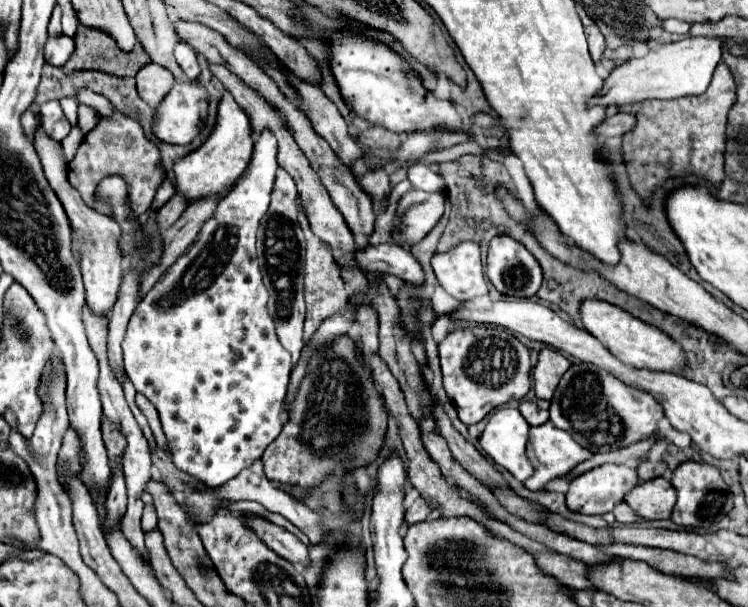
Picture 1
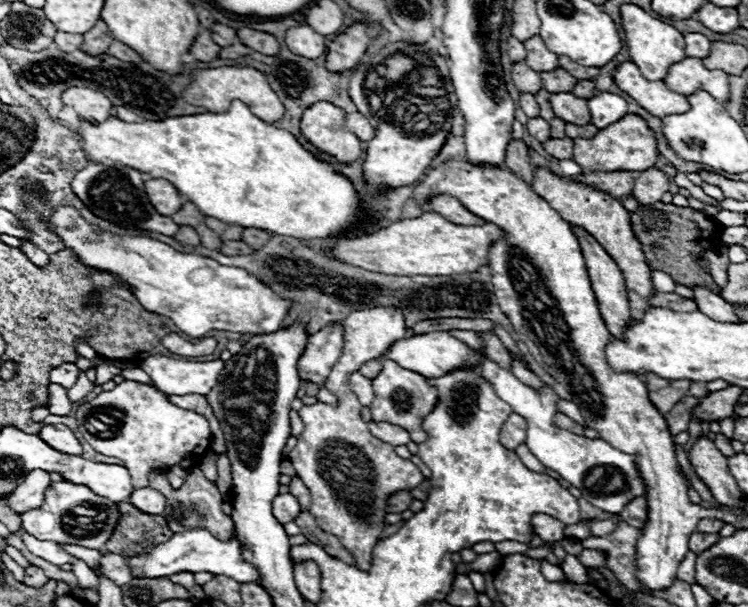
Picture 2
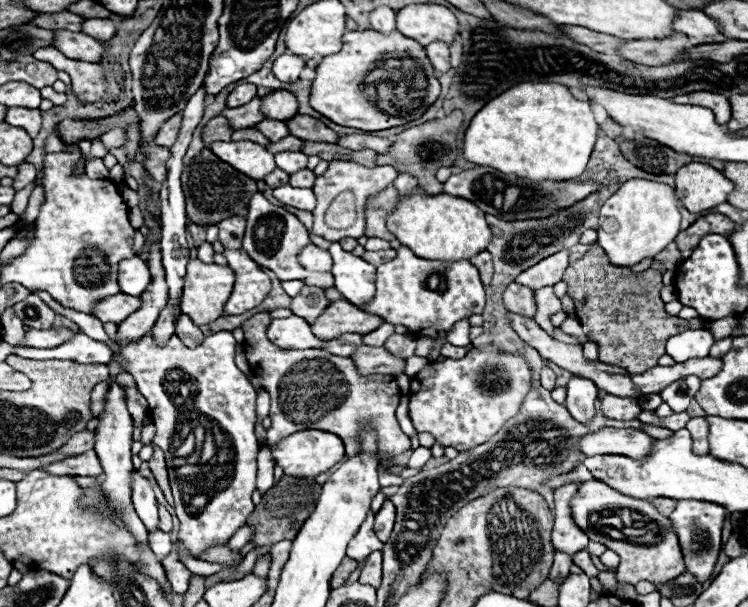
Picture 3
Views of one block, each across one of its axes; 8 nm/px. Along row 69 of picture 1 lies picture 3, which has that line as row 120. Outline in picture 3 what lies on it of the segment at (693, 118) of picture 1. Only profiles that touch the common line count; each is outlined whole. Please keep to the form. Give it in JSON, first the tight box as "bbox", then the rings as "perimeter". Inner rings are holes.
{"bbox":[674,92,730,124],"perimeter":[[[688,92],[688,94],[676,96],[674,102],[712,108],[718,124],[726,124],[730,120],[730,102],[728,102],[728,98],[720,96],[720,94],[714,94],[714,92]]]}

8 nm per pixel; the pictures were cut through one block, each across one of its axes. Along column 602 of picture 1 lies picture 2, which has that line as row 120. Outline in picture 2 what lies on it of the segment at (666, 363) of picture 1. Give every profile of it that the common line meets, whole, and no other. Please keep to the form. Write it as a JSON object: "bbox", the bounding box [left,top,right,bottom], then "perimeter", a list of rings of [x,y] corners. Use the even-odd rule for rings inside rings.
{"bbox":[300,102,362,162],"perimeter":[[[318,102],[306,108],[300,130],[316,146],[318,156],[328,162],[352,162],[362,152],[358,136],[344,126],[344,110],[330,102]]]}

